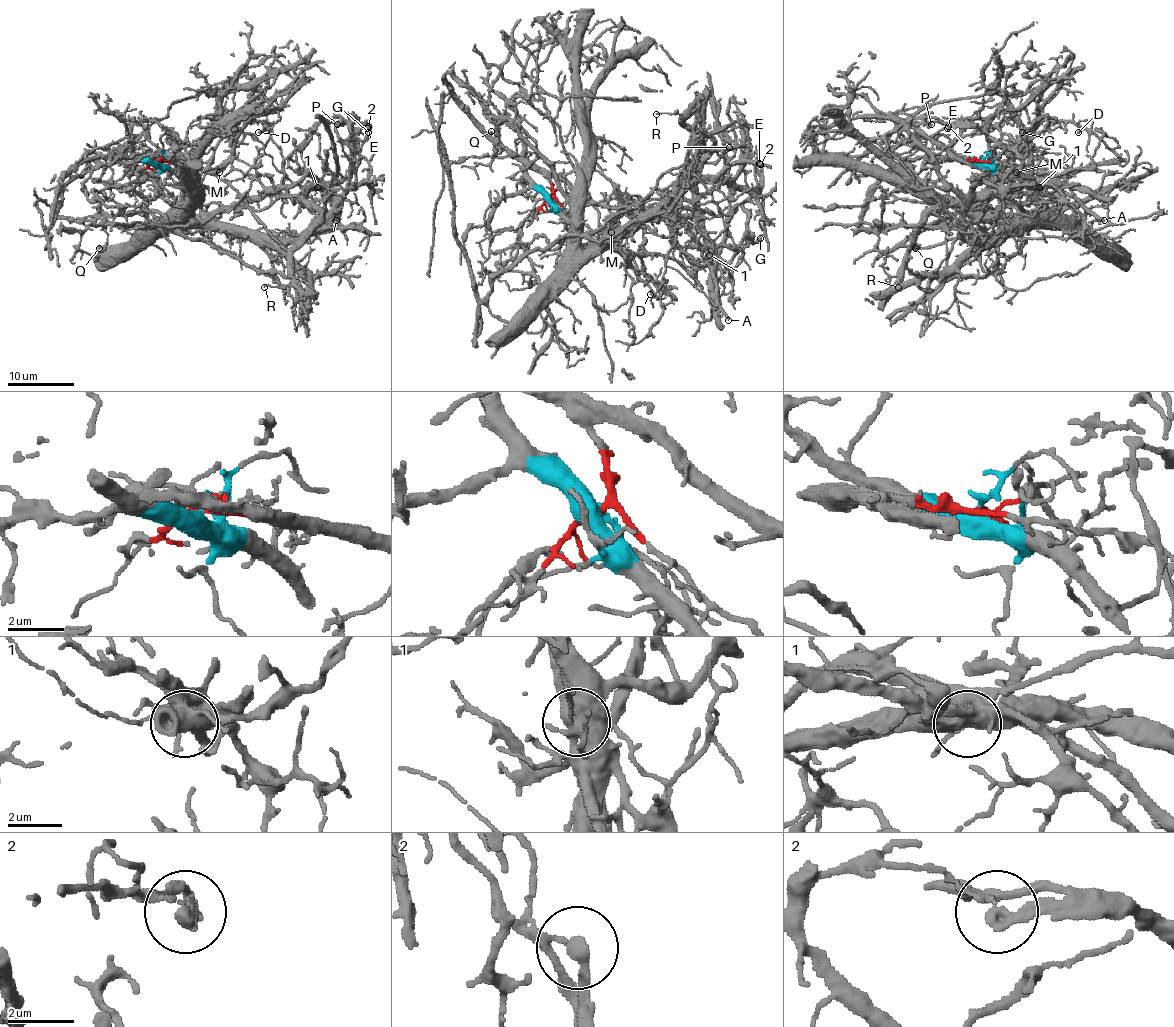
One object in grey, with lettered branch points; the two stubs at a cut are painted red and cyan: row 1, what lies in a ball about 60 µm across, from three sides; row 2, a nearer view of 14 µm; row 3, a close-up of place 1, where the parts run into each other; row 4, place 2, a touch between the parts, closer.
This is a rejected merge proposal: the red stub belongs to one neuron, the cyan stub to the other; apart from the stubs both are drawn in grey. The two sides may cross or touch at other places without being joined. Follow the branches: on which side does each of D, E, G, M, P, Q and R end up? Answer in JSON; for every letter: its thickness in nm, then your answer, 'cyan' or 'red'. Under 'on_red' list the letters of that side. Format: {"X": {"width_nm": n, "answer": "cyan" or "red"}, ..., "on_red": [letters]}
{"D": {"width_nm": 150, "answer": "cyan"}, "E": {"width_nm": 400, "answer": "red"}, "G": {"width_nm": 320, "answer": "red"}, "M": {"width_nm": 120, "answer": "red"}, "P": {"width_nm": 70, "answer": "red"}, "Q": {"width_nm": 170, "answer": "cyan"}, "R": {"width_nm": 120, "answer": "red"}, "on_red": ["E", "G", "M", "P", "R"]}

